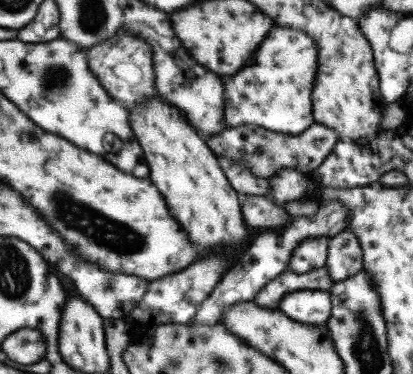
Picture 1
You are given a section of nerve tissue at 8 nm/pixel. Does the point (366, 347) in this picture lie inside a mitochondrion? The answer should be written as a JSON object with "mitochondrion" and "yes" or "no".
{"mitochondrion":"yes"}

